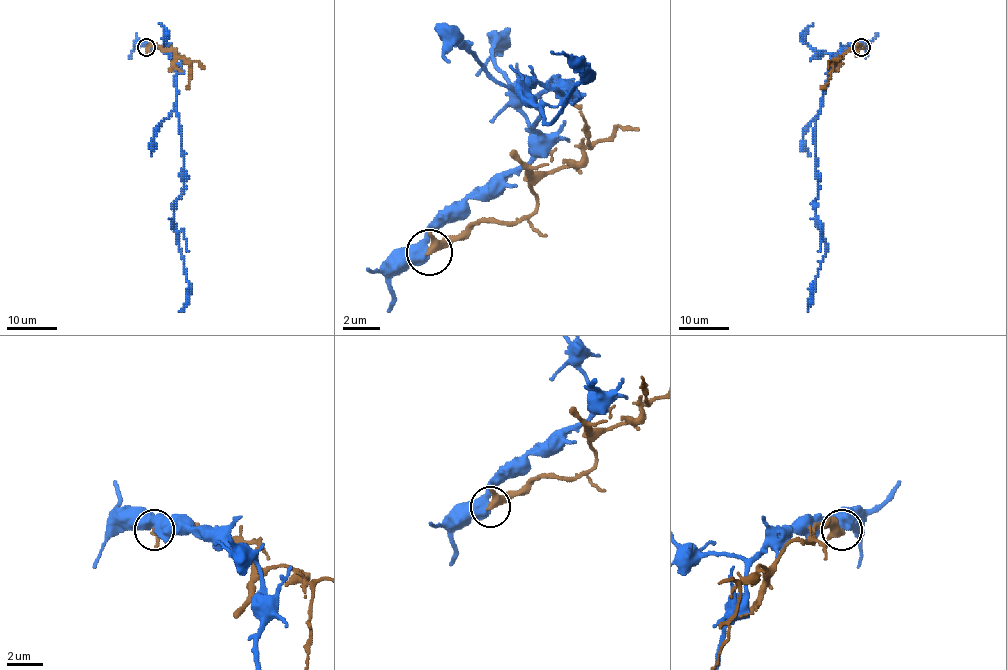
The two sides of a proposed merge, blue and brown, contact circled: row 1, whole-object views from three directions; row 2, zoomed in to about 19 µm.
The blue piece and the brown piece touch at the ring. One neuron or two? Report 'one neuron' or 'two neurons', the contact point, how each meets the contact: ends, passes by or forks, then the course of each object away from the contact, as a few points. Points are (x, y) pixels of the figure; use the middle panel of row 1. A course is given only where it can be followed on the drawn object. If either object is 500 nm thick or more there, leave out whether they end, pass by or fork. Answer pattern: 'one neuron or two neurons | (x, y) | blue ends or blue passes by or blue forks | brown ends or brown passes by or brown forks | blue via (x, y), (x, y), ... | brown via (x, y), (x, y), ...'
two neurons | (429, 252) | blue via (425, 250), (536, 154), (531, 98), (568, 89), (527, 85), (550, 121), (582, 80), (550, 52) | brown via (430, 250), (476, 223), (517, 223), (536, 209), (531, 195), (541, 177), (573, 168), (591, 149), (573, 103)

